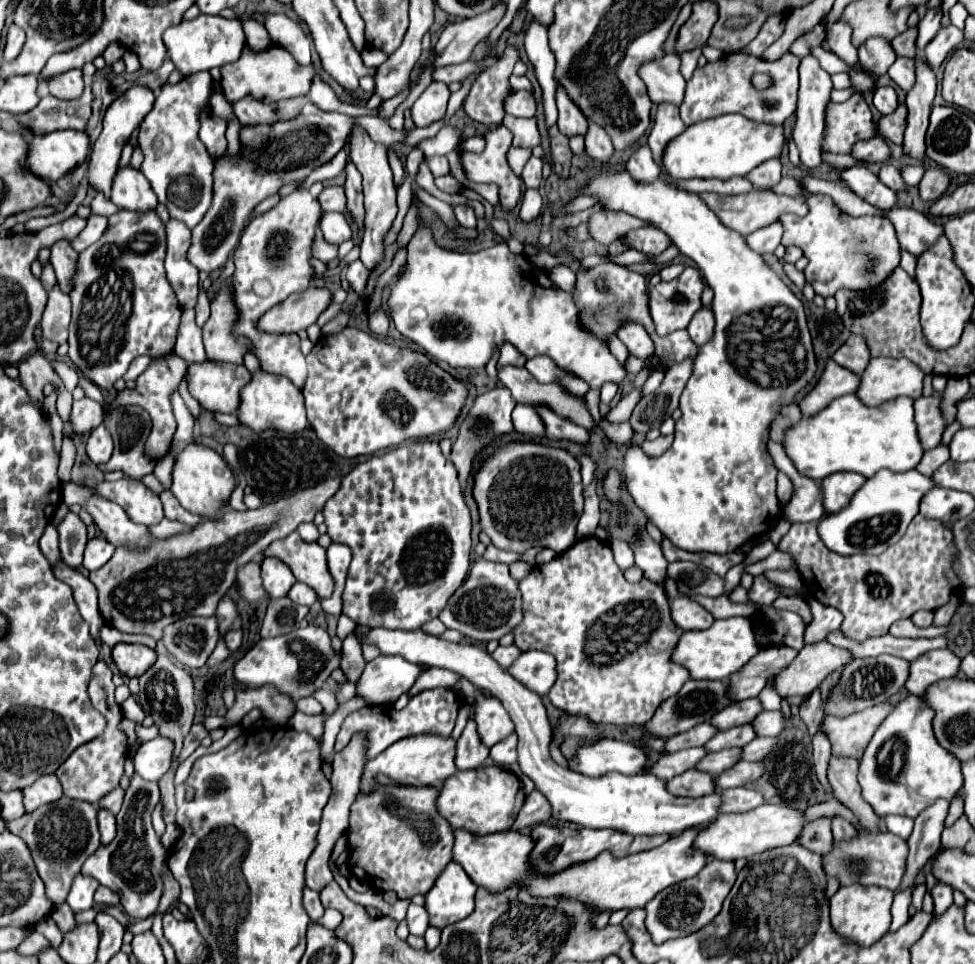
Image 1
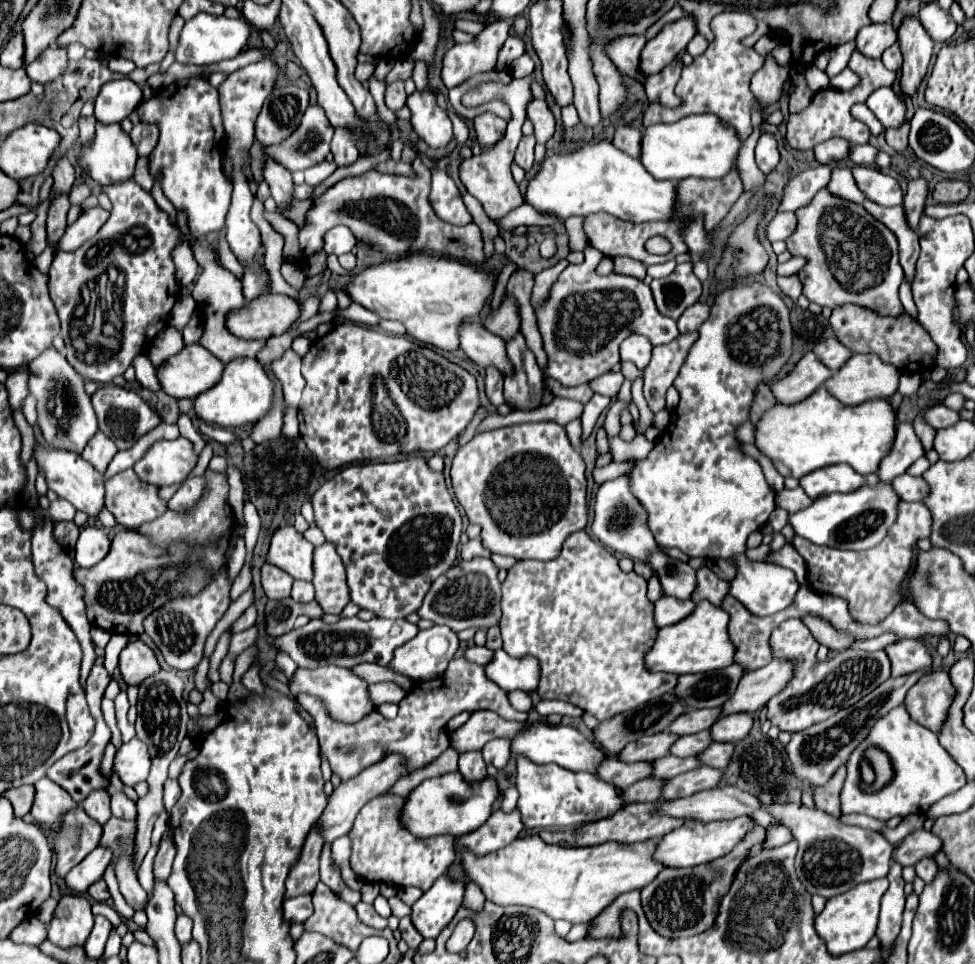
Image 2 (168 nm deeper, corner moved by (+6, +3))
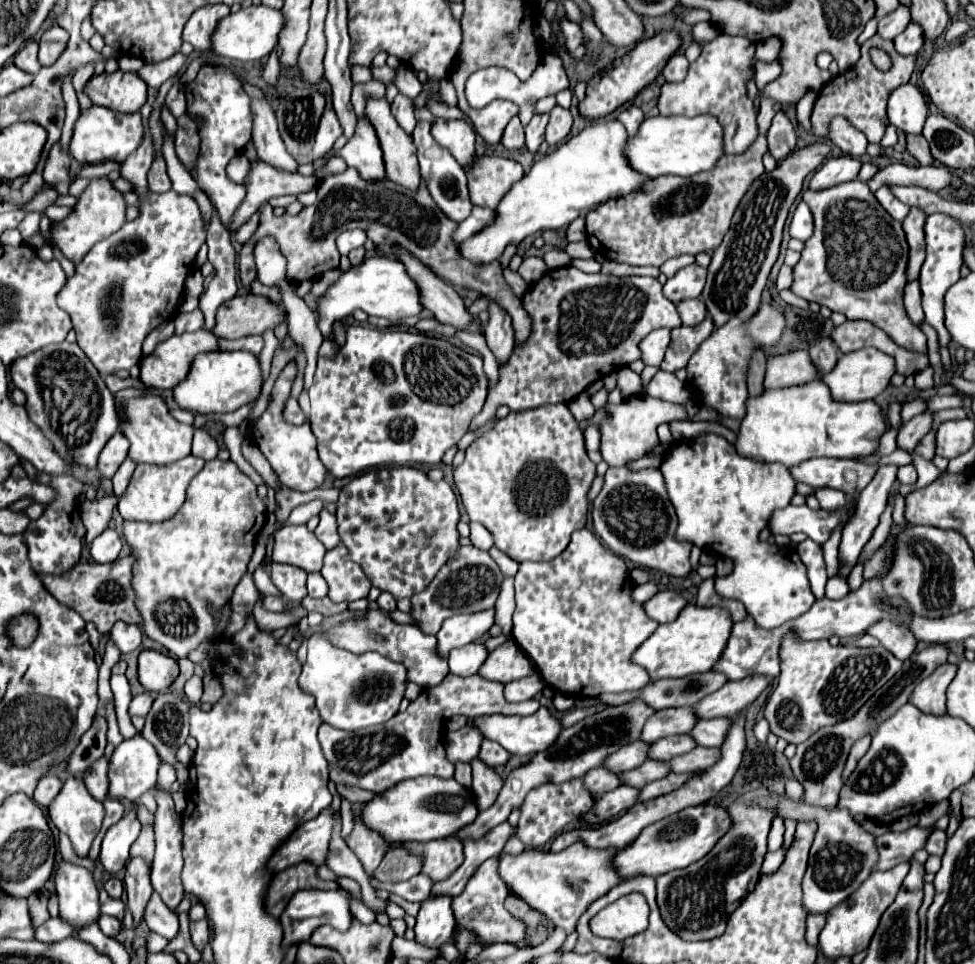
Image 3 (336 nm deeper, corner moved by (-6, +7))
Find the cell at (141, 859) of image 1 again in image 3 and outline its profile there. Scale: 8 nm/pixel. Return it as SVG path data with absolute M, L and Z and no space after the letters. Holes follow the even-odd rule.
M156 892L152 894L150 902L146 904L144 922L148 924L150 930L162 934L166 940L172 940L178 934L178 916L170 912L170 908L162 902L162 898Z

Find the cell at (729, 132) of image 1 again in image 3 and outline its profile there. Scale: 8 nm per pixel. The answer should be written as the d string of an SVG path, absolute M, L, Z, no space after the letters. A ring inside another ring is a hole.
M652 116L646 118L634 138L628 138L626 158L630 166L646 176L658 178L662 174L694 176L714 168L724 156L722 152L722 126L714 116Z

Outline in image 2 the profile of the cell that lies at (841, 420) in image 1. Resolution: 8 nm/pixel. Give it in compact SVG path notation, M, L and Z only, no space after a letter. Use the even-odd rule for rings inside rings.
M820 386L816 392L812 392L806 400L800 400L796 404L774 404L764 412L764 416L754 426L754 444L756 448L774 462L776 470L786 476L806 476L806 472L814 472L818 468L830 466L830 464L850 464L858 474L870 474L878 470L878 460L890 452L894 436L896 436L896 410L886 400L868 400L860 406L844 406L834 396L826 392L824 386Z

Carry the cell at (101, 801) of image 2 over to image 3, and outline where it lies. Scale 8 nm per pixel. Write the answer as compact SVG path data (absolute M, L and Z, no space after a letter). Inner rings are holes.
M100 758L92 766L92 770L88 770L84 784L98 802L104 802L108 798L108 760L106 758Z

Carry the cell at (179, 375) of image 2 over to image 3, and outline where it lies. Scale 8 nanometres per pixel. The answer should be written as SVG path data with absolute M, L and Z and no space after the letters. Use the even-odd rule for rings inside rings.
M198 330L198 332L192 332L192 334L170 336L166 342L156 346L152 356L140 360L140 380L148 388L172 390L174 384L180 384L186 378L186 372L190 372L190 364L194 362L194 356L198 356L200 352L210 352L210 350L220 350L212 332Z

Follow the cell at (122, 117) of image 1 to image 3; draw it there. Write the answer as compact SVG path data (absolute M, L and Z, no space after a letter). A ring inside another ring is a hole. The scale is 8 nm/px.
M116 70L114 74L100 74L92 78L84 92L98 106L114 108L116 112L138 112L148 98L146 82L134 72Z

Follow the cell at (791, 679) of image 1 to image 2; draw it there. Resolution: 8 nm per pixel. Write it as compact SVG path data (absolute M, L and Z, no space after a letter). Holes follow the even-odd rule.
M772 660L768 666L748 672L740 678L734 694L720 706L720 716L736 712L758 712L766 706L766 700L780 692L792 676L792 664L786 660Z

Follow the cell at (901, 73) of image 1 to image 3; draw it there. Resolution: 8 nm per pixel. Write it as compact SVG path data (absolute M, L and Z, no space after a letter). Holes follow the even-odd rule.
M908 24L908 28L894 38L894 46L896 46L896 52L902 54L902 56L912 56L912 54L918 54L918 50L922 48L924 44L924 38L922 38L922 28L918 24Z

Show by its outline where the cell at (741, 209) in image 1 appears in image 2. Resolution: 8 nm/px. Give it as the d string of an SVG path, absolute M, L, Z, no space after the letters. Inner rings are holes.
M816 166L800 172L796 178L792 178L784 190L784 198L780 202L780 212L796 212L798 208L806 206L818 190L828 186L832 174L832 166Z

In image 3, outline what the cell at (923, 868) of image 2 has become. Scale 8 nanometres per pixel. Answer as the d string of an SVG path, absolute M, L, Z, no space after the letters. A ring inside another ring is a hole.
M934 830L926 842L926 852L932 856L942 856L946 852L946 832L944 830Z

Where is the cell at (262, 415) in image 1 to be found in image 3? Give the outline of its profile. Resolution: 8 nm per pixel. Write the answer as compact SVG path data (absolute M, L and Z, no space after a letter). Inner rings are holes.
M208 352L194 358L190 374L174 388L174 400L180 408L198 414L228 414L252 404L262 394L262 370L258 356L250 352Z

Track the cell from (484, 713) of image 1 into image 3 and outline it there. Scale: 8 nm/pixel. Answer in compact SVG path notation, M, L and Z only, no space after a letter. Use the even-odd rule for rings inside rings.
M464 726L456 732L448 732L448 736L446 736L448 760L450 762L456 762L456 760L470 762L472 758L478 756L482 740L484 740L482 732L478 732L478 728L470 728L470 726Z

